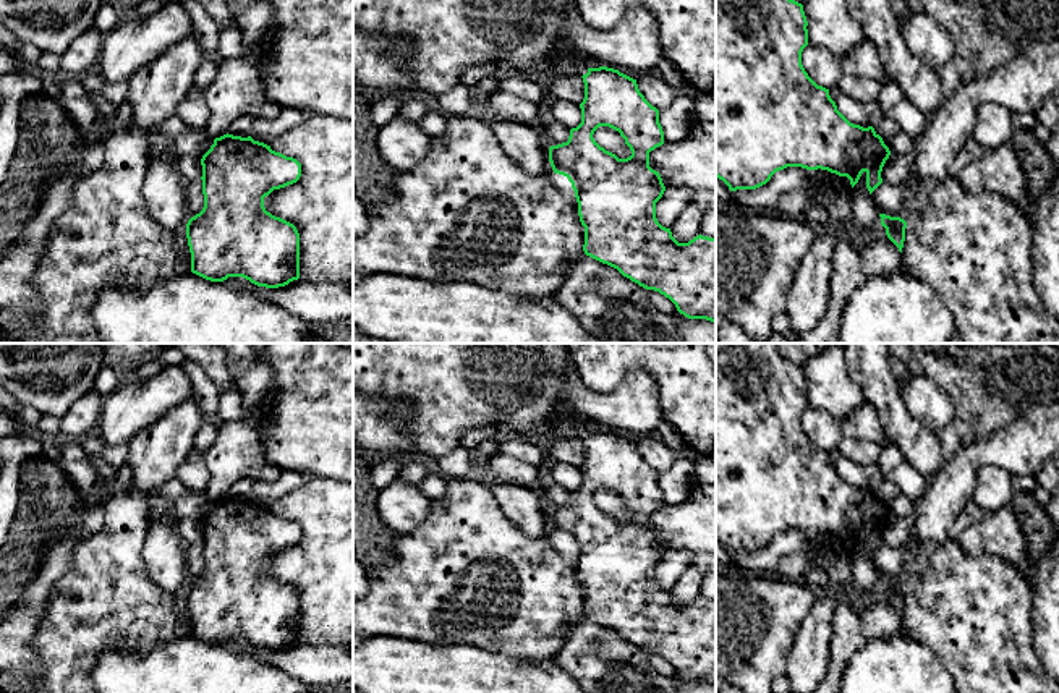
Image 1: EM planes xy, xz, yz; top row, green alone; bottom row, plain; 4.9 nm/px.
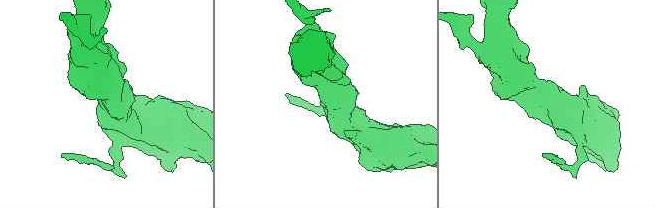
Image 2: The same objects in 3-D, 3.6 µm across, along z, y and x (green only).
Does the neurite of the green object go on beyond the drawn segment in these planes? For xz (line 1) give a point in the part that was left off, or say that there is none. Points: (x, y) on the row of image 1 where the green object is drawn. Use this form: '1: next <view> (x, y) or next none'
1: next none

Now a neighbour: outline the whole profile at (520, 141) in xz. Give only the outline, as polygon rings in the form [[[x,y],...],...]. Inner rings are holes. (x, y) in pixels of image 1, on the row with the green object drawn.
[[[494,120],[491,128],[504,152],[526,173],[554,173],[549,146],[533,125],[515,120]]]

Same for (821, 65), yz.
[[[808,44],[802,52],[802,65],[808,76],[826,89],[839,84],[844,76],[840,70],[840,60],[837,60],[829,50]]]

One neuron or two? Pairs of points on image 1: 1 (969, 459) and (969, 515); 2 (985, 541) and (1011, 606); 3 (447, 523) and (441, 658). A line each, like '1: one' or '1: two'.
1: two
2: two
3: two

